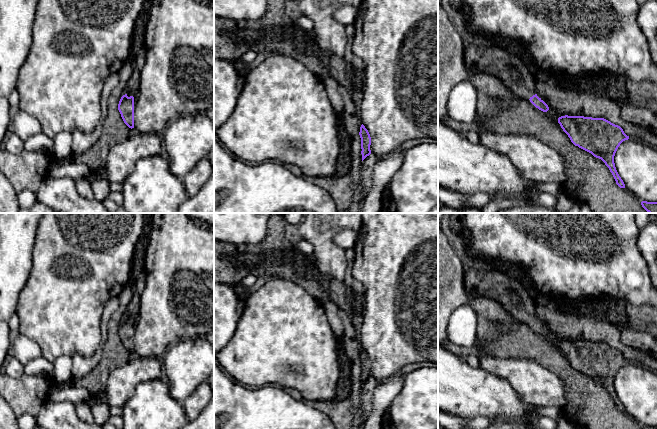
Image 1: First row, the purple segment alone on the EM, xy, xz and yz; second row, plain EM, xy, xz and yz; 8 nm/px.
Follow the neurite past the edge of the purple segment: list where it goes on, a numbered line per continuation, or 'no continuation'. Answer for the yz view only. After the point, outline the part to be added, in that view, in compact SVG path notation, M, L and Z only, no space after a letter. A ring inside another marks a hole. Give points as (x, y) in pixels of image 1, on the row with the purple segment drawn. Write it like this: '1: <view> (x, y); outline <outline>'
1: yz (499, 60); outline M488 42L482 47L471 45L464 50L464 59L467 67L476 66L498 77L510 92L525 100L537 94L538 84L521 54L503 43Z

